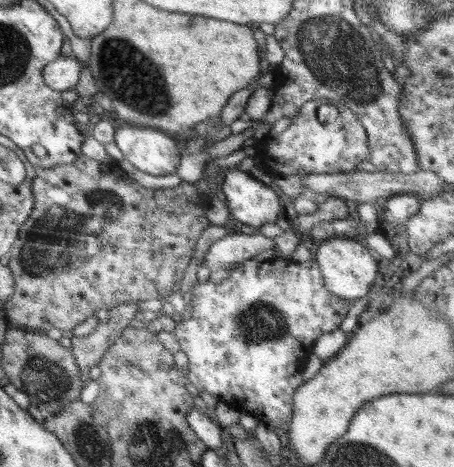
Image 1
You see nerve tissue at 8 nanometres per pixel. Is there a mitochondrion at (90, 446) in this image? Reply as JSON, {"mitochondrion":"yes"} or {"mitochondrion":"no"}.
{"mitochondrion":"yes"}

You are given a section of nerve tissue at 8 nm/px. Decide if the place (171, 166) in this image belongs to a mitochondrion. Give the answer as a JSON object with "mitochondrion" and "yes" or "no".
{"mitochondrion":"no"}

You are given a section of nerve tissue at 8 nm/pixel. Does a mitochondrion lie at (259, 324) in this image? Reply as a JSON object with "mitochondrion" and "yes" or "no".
{"mitochondrion":"yes"}

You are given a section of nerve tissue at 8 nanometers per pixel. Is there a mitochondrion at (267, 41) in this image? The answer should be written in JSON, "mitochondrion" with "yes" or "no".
{"mitochondrion":"no"}

